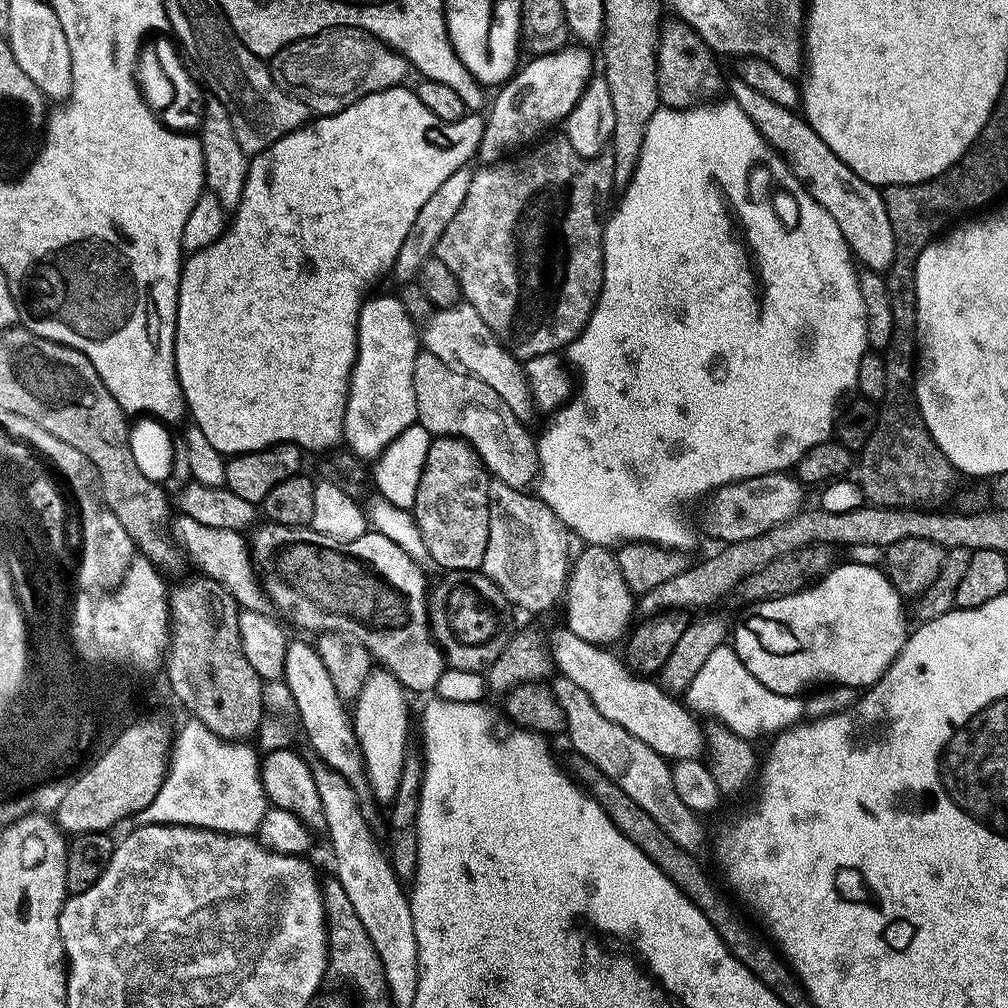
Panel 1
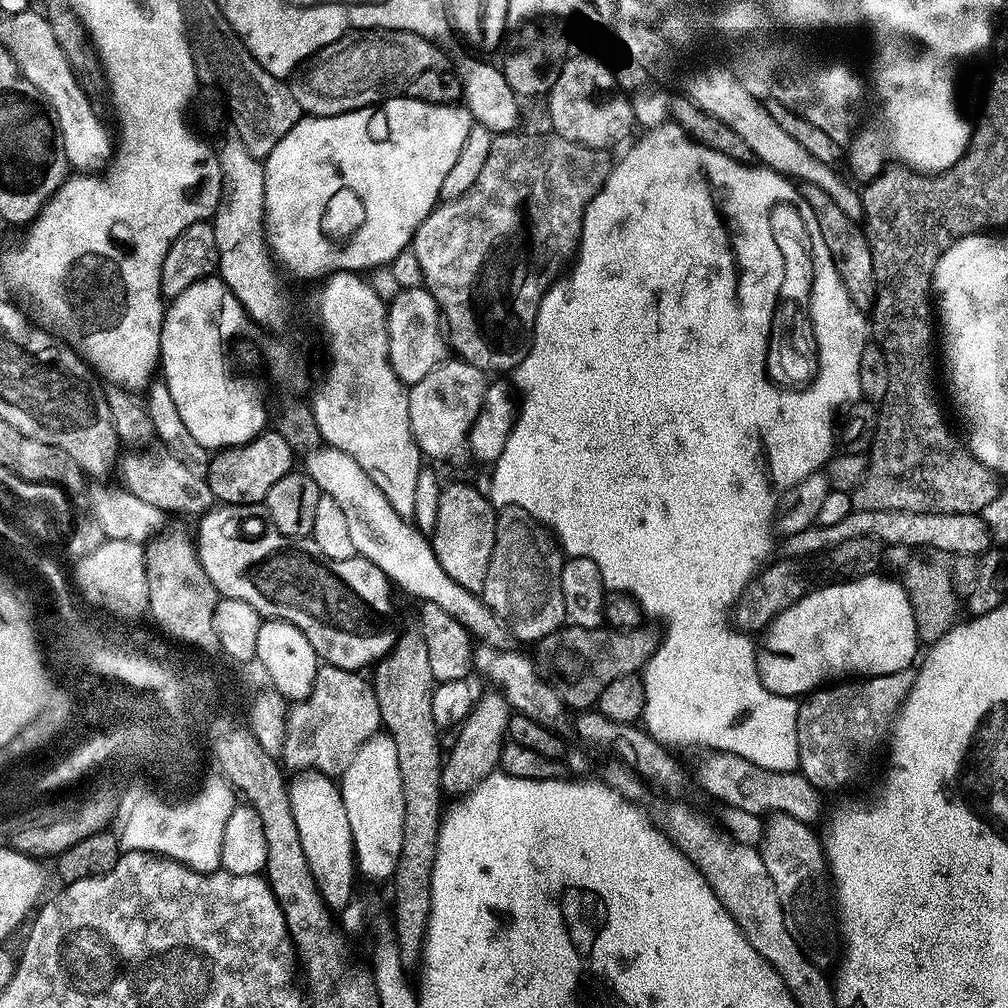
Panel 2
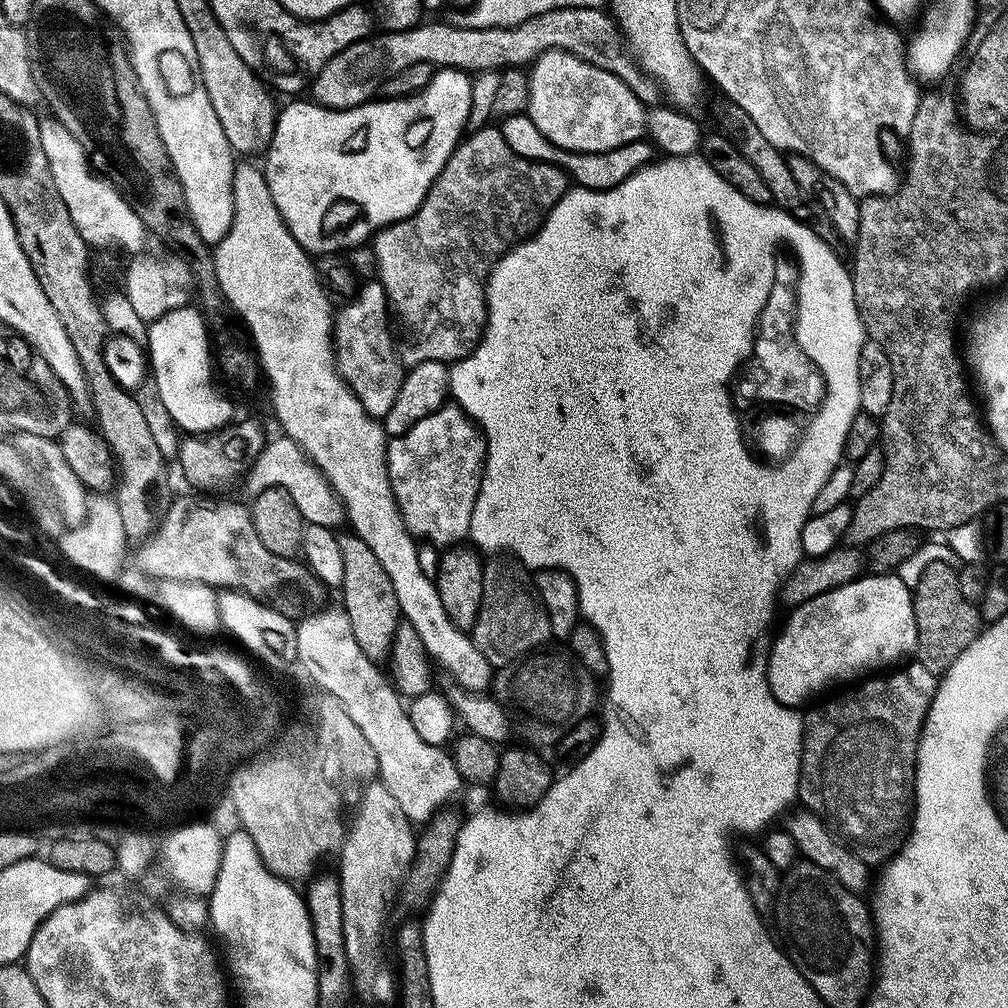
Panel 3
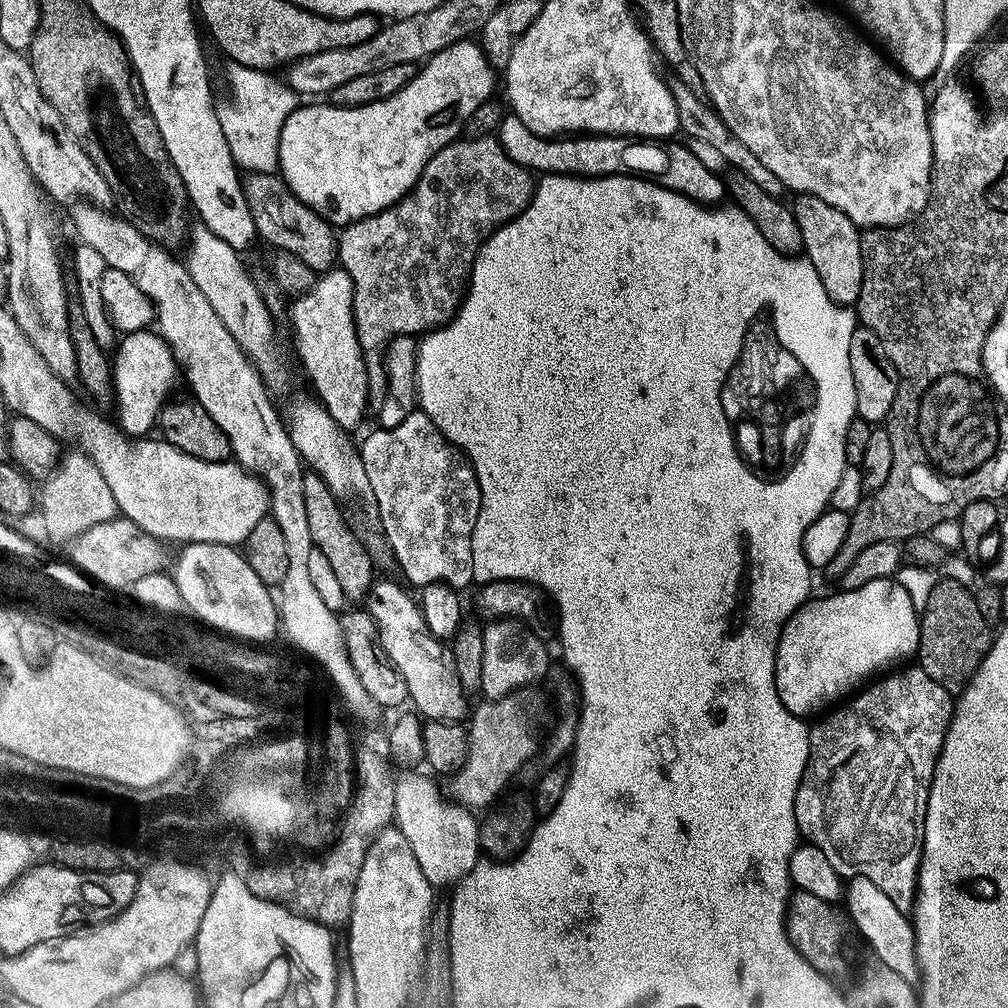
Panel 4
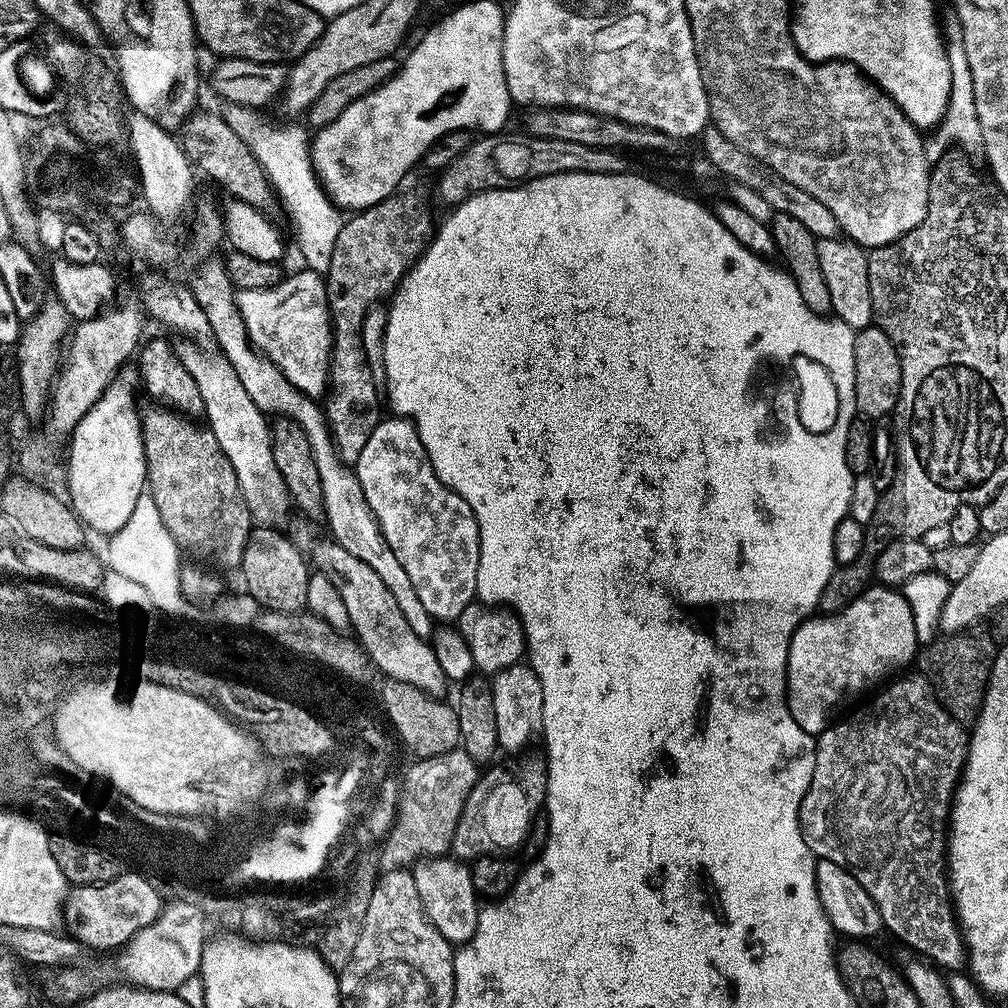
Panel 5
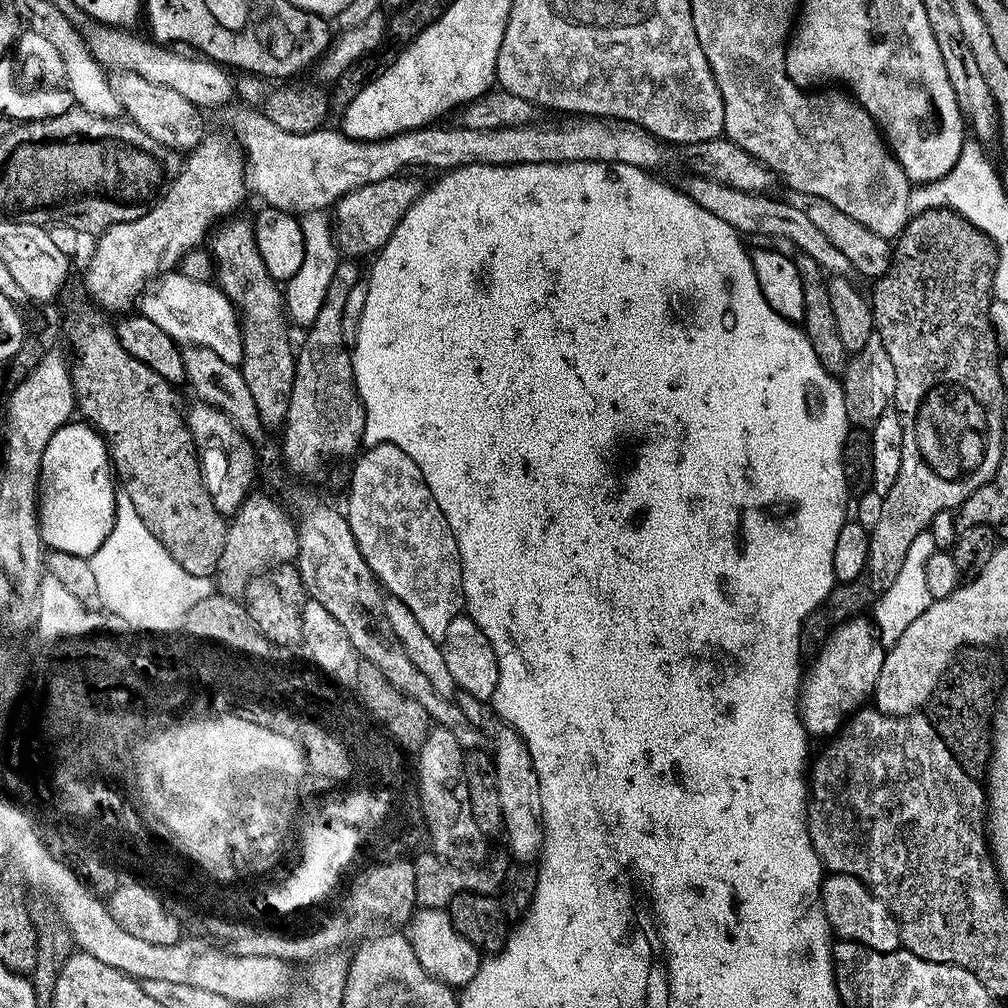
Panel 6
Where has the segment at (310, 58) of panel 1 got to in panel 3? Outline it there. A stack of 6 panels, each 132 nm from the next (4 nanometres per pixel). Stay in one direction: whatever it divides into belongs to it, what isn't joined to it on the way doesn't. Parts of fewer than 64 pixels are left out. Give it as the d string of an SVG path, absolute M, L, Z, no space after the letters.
M603 7L552 9L509 28L459 29L443 22L421 22L404 32L373 34L334 54L334 58L330 58L312 79L310 96L324 108L356 108L359 104L369 103L383 89L386 78L394 78L394 74L418 62L426 62L440 70L455 68L477 74L485 69L528 66L542 54L559 51L569 52L571 56L614 74L614 78L630 86L645 106L655 105L659 101L656 99L661 99L660 85L643 69L630 51L619 24Z

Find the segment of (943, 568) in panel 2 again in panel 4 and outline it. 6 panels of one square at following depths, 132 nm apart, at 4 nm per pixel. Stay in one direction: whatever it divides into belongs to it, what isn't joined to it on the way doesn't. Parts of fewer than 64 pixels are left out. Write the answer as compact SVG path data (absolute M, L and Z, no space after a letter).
M941 579L932 588L926 606L919 613L920 646L918 649L918 666L938 686L948 692L959 693L967 688L984 655L992 649L994 628L988 625L984 612L972 592L956 580Z

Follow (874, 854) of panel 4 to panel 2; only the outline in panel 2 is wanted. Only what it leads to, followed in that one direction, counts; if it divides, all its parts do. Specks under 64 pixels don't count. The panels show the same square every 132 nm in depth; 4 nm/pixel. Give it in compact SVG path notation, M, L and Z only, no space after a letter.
M905 670L886 674L885 676L865 676L852 678L847 682L833 682L821 686L814 692L807 693L799 701L798 710L798 754L800 755L799 773L812 783L816 789L844 788L852 784L868 768L872 755L881 751L886 737L889 735L896 713L900 711L904 700L910 694L912 683L916 680L916 672Z

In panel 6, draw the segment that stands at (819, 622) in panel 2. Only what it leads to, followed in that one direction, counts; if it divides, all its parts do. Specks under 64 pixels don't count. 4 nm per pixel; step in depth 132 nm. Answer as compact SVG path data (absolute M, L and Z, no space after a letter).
M857 618L847 620L845 624L833 630L832 635L823 641L820 653L816 656L816 661L812 664L812 669L807 669L802 680L802 691L799 698L800 721L804 723L804 729L808 731L809 737L824 736L831 737L839 733L842 725L854 712L859 712L861 708L869 703L870 697L875 693L878 674L882 674L882 664L886 645L880 639L879 631L871 619Z

